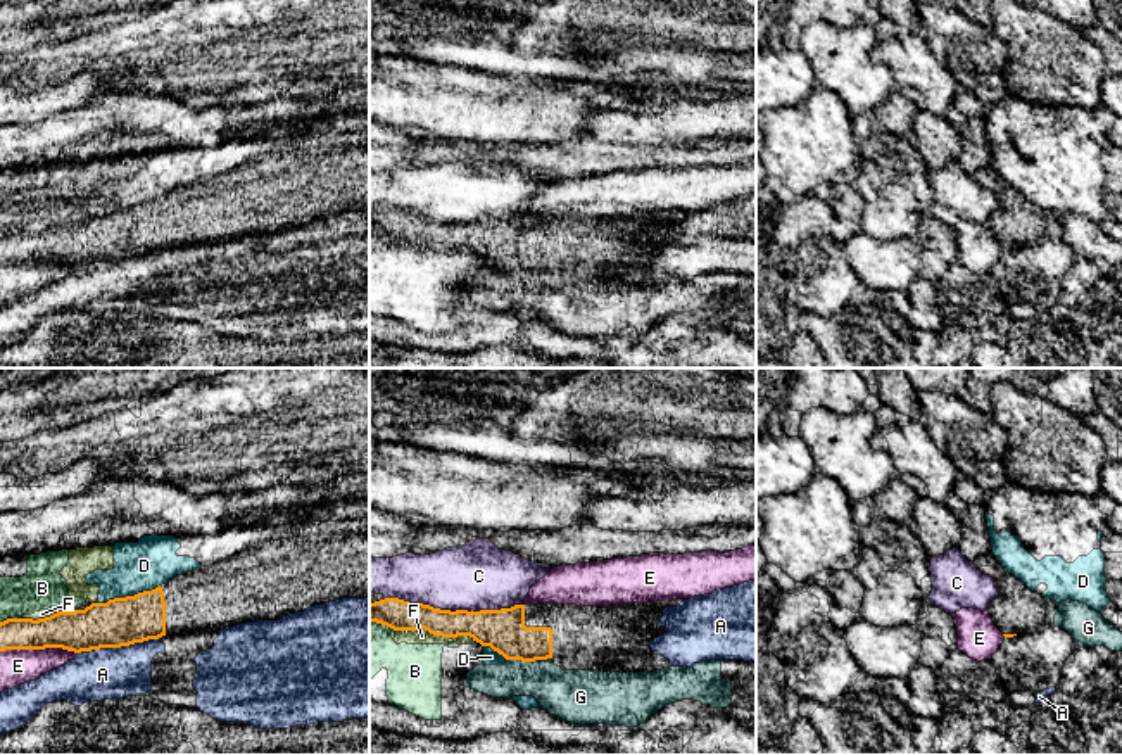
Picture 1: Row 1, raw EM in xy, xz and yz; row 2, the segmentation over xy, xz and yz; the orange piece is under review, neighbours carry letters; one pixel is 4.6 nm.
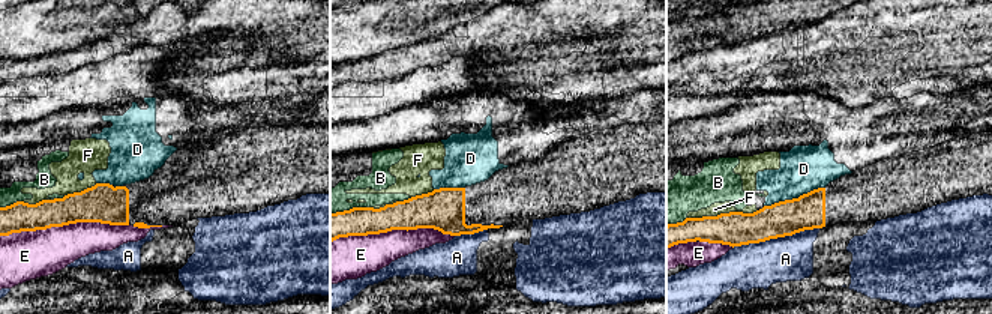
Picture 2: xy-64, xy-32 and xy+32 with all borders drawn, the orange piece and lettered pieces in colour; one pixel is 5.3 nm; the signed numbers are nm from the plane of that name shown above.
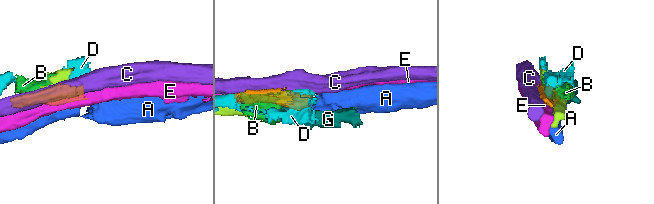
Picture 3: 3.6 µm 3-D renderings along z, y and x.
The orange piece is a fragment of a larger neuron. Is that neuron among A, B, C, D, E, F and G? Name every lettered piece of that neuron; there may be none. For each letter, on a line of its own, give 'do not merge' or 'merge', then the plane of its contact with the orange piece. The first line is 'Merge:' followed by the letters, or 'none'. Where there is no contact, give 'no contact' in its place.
Merge: none
A: do not merge | xy
B: do not merge | xy
C: do not merge | xz
D: do not merge | xy
E: do not merge | xy
F: do not merge | xz
G: do not merge | xz

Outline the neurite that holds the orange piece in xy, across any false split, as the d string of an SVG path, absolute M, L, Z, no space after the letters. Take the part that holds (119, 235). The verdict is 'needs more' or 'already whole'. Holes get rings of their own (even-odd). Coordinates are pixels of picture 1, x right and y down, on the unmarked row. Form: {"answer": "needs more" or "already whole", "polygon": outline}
{"answer": "needs more", "polygon": "M369 131L312 135L292 150L269 154L219 176L176 188L152 204L91 216L85 223L57 225L38 233L7 232L0 235L0 264L62 261L81 266L121 261L190 244L280 233L314 218L368 209Z"}

